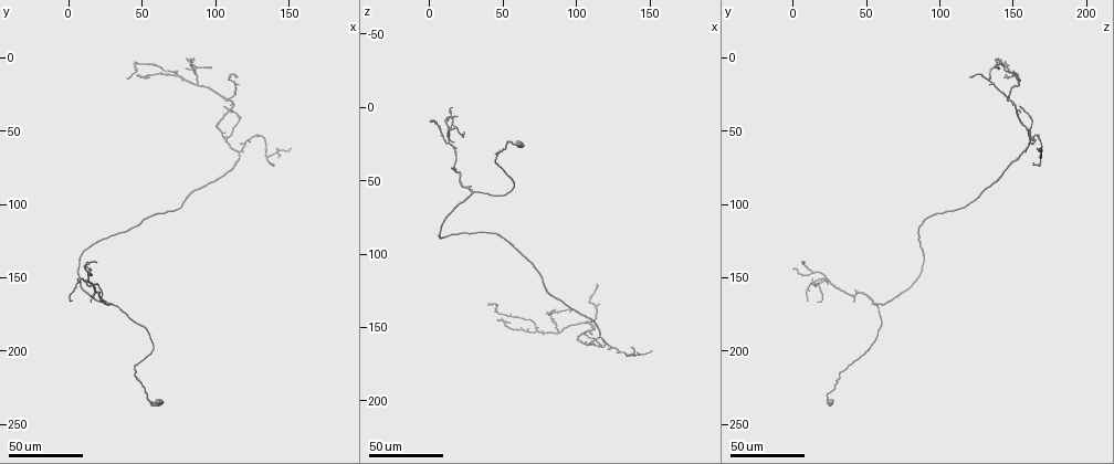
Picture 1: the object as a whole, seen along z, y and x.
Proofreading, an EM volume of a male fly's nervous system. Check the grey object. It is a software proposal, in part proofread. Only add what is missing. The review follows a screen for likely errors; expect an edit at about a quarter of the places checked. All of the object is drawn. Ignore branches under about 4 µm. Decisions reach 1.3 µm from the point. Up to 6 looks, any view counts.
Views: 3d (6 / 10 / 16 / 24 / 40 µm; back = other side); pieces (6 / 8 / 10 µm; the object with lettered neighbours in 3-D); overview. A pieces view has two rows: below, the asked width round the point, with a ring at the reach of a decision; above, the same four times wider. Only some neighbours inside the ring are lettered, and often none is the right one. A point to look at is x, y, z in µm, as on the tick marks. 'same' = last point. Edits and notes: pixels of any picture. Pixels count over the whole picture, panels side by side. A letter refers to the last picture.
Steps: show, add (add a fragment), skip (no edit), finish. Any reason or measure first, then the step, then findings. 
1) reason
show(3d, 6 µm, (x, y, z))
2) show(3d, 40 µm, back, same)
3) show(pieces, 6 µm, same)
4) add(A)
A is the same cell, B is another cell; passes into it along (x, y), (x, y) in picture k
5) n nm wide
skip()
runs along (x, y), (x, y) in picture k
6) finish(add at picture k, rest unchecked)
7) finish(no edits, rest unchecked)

branch stops here
show(3d, 24 µm, (124, 58, 166))

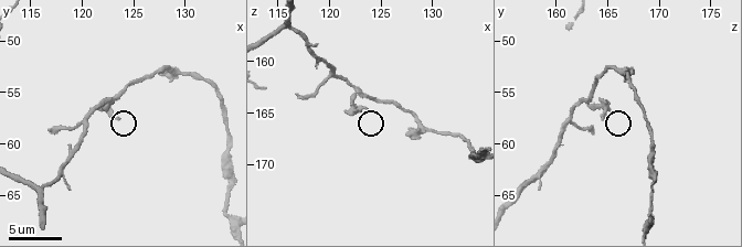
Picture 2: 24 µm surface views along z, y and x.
show(pieces, 6 µm, (123.6, 57.4, 164.6))

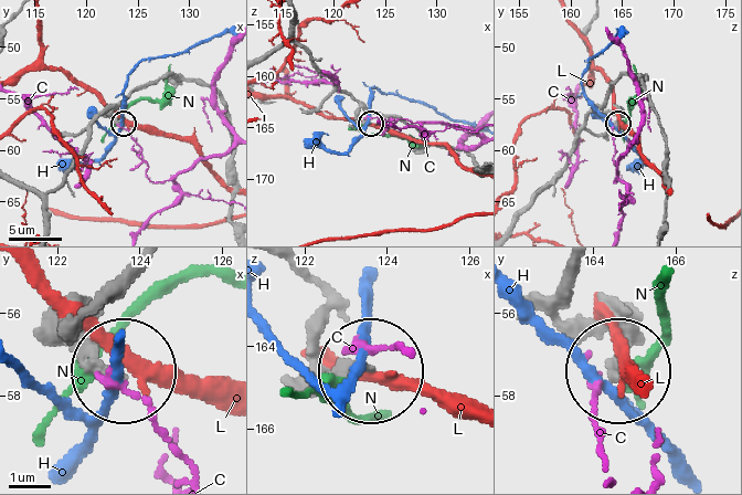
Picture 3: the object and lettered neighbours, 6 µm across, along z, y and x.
210 nm wide
skip()
C, H, L and N are other cells; runs along (321, 307), (318, 360), (363, 371) in picture 3; none of them fits

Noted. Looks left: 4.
thin end
show(3d, 40 µm, (108, 52, 162))

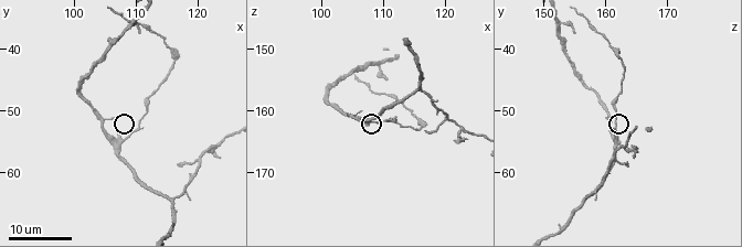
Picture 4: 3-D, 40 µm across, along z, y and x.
show(pieces, 8 µm, (106.5, 51.5, 160.0))

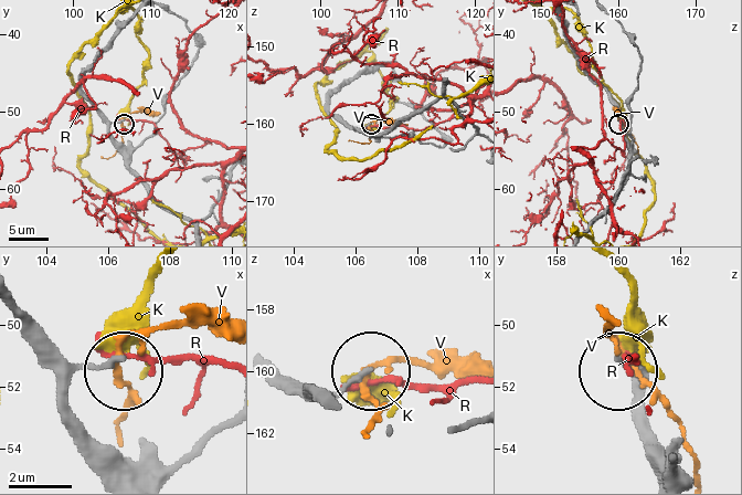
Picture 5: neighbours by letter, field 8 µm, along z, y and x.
skip()
K, R and V are other cells; runs along (127, 476), (64, 389), (80, 368), (125, 358) in picture 5; none of them fits

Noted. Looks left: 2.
free end
show(3d, 24 µm, (110, 34, 150))

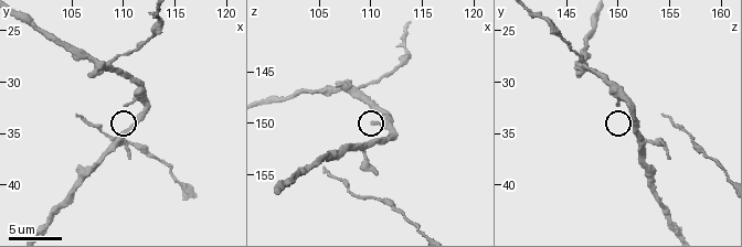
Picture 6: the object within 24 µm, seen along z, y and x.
show(pieces, 8 µm, (110.2, 32.4, 149.8))

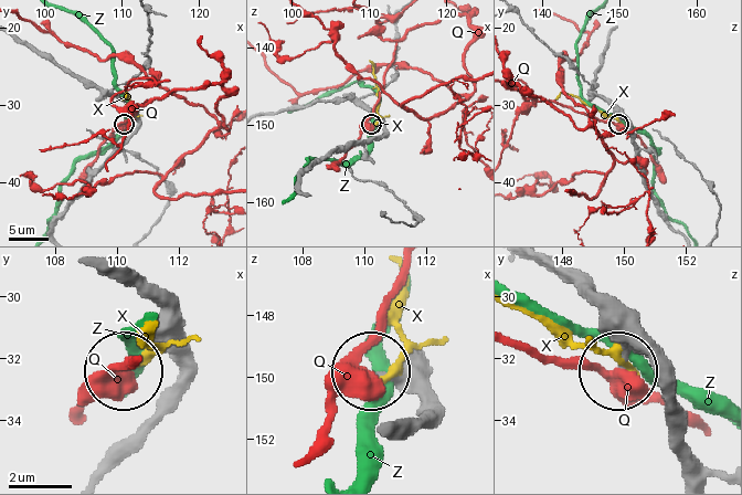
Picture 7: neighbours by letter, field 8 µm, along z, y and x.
skip()
Q, X and Z are other cells; runs along (701, 473), (661, 370), (633, 355), (625, 355), (625, 368) in picture 7; no lettered fragment goes on from it

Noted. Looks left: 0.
finish(no edits, rest unchecked)

